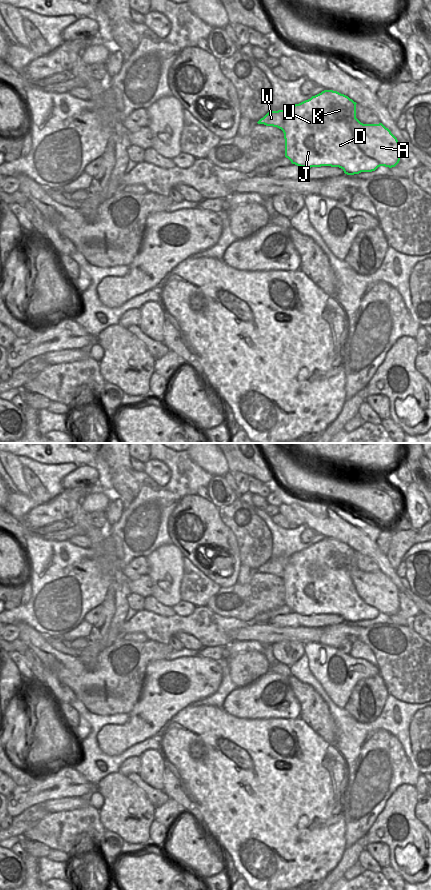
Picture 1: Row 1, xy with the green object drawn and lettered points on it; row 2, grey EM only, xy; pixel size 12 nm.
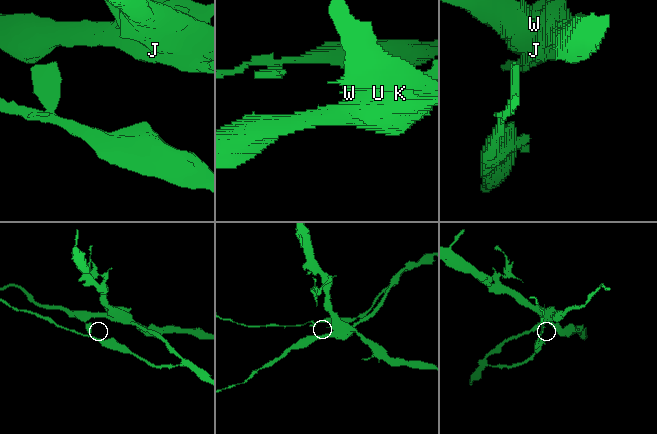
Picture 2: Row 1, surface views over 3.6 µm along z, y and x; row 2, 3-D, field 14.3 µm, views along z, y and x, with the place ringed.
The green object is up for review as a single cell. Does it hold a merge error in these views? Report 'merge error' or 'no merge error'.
merge error

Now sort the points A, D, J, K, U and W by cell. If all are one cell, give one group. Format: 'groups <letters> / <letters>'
groups A W / D J K U

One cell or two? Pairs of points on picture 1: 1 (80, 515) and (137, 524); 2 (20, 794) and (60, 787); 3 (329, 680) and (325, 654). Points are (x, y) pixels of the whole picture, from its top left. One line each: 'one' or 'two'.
1: two
2: one
3: one

